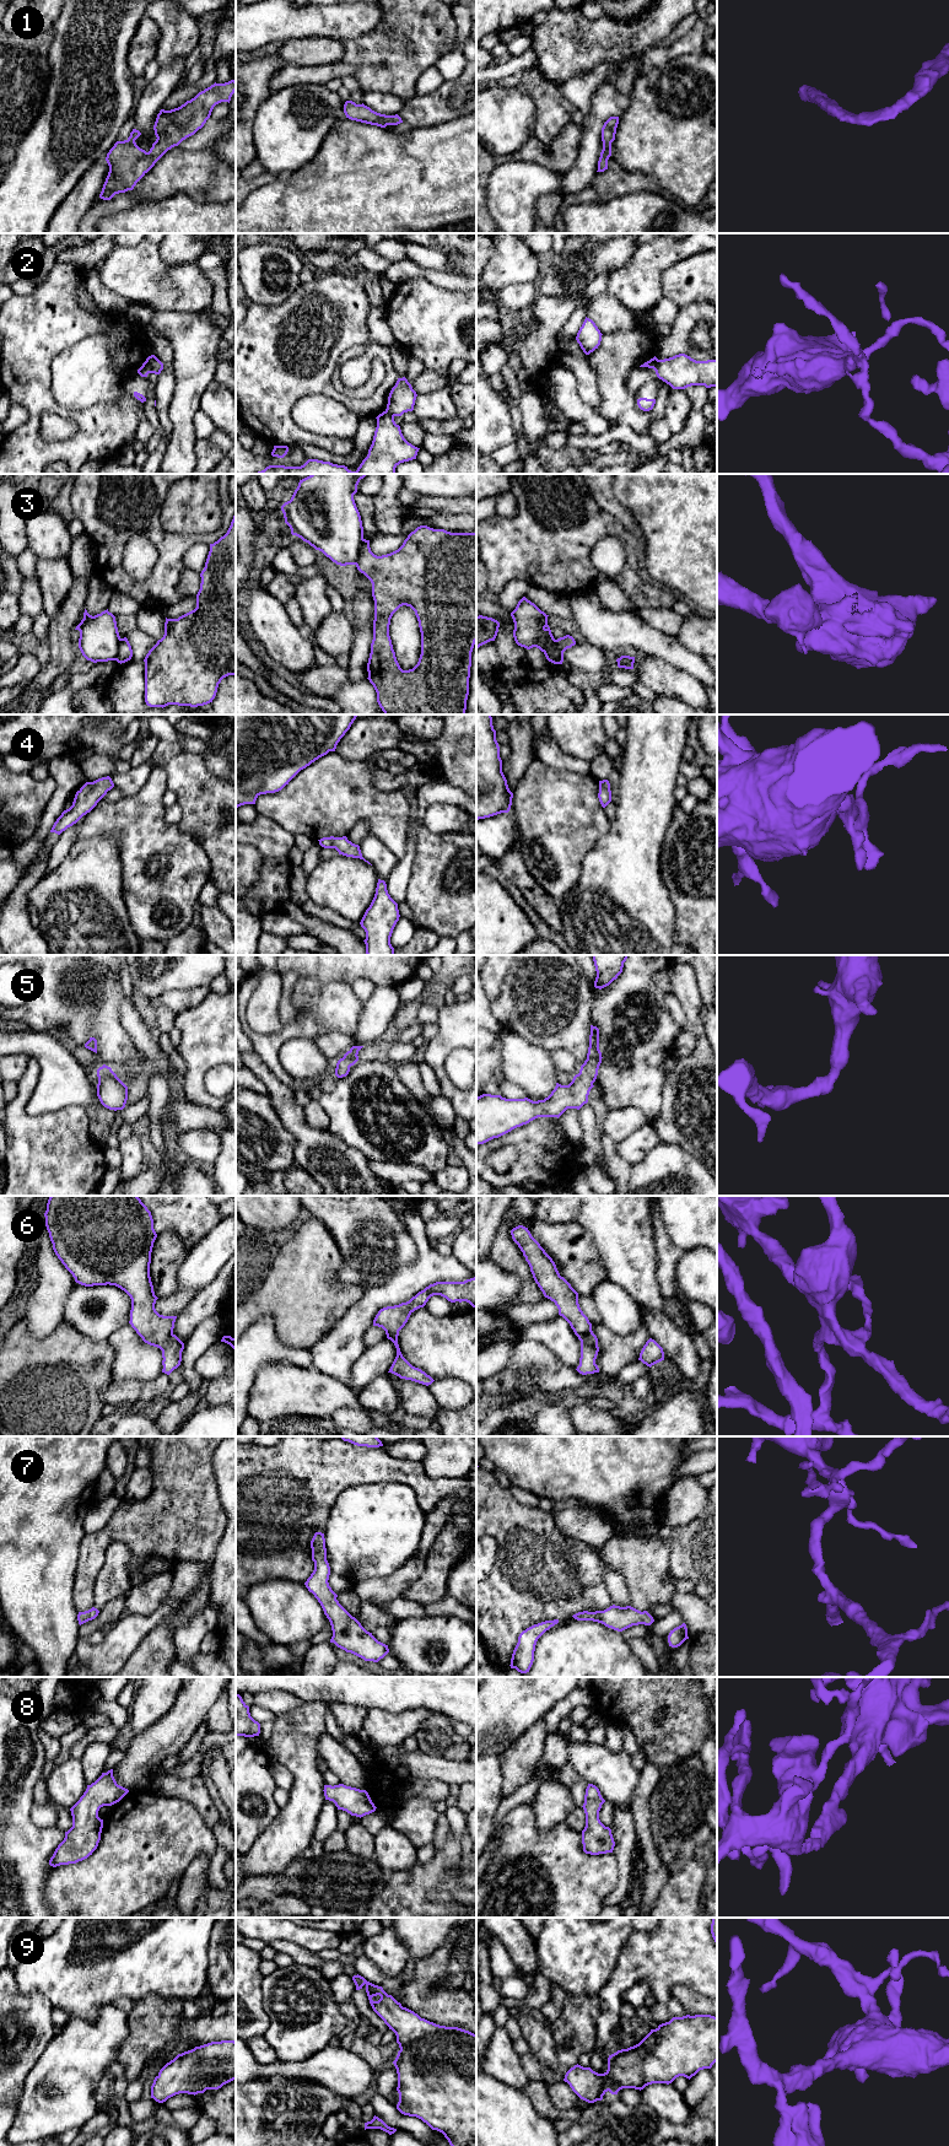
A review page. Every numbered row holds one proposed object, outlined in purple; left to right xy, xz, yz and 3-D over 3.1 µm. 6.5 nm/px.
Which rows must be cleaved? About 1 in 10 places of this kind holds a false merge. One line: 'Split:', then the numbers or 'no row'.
Split: 2, 3

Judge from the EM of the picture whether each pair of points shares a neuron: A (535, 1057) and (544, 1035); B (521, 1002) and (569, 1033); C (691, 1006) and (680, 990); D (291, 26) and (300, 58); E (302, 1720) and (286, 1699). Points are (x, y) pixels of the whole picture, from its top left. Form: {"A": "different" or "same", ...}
{"A": "different", "B": "same", "C": "same", "D": "different", "E": "different"}

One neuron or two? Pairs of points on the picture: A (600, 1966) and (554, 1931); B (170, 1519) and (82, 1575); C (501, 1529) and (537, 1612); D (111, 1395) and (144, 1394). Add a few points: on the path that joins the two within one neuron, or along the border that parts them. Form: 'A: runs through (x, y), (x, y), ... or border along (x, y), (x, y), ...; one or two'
A: runs through (589, 1955), (565, 1931); one
B: runs through (145, 1526), (123, 1526), (113, 1531), (93, 1551); one
C: runs through (512, 1549), (526, 1563), (526, 1591); one
D: runs through (119, 1394), (135, 1394); one

